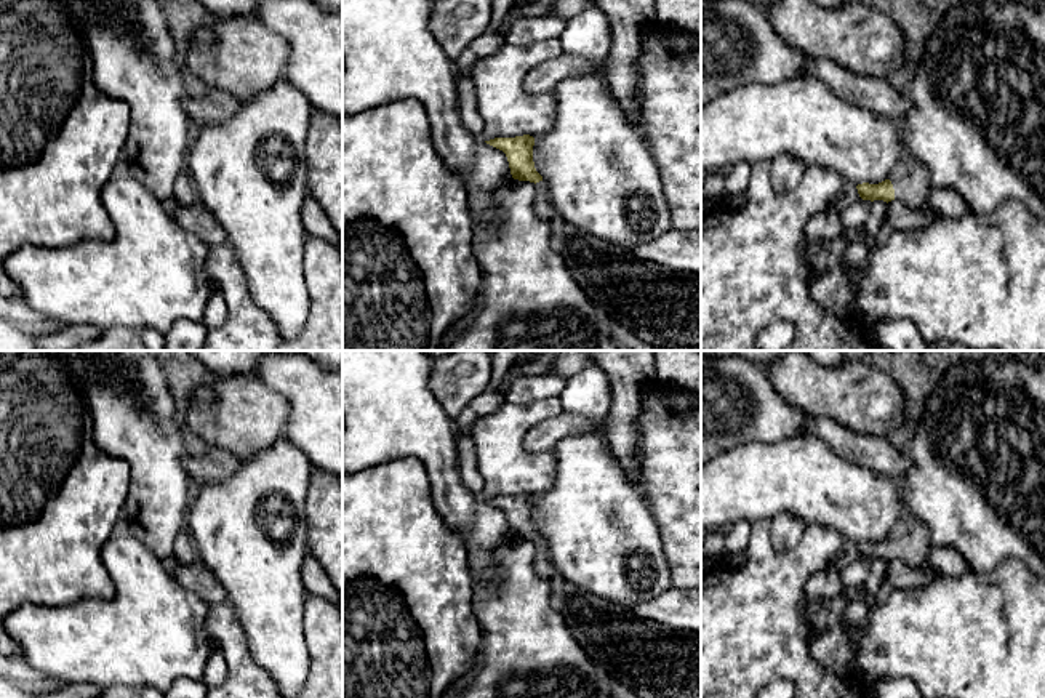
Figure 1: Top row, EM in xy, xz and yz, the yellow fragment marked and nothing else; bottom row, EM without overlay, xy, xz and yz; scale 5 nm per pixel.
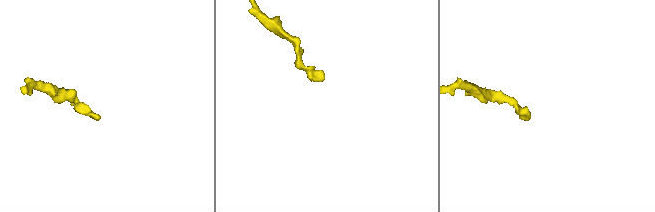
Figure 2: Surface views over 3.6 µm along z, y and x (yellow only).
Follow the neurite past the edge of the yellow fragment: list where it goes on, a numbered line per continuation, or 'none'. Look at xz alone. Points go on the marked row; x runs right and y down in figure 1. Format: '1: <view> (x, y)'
1: xz (661, 306)

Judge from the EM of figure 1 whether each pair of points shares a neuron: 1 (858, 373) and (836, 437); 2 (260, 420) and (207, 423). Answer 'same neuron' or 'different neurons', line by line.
1: different neurons
2: same neuron

